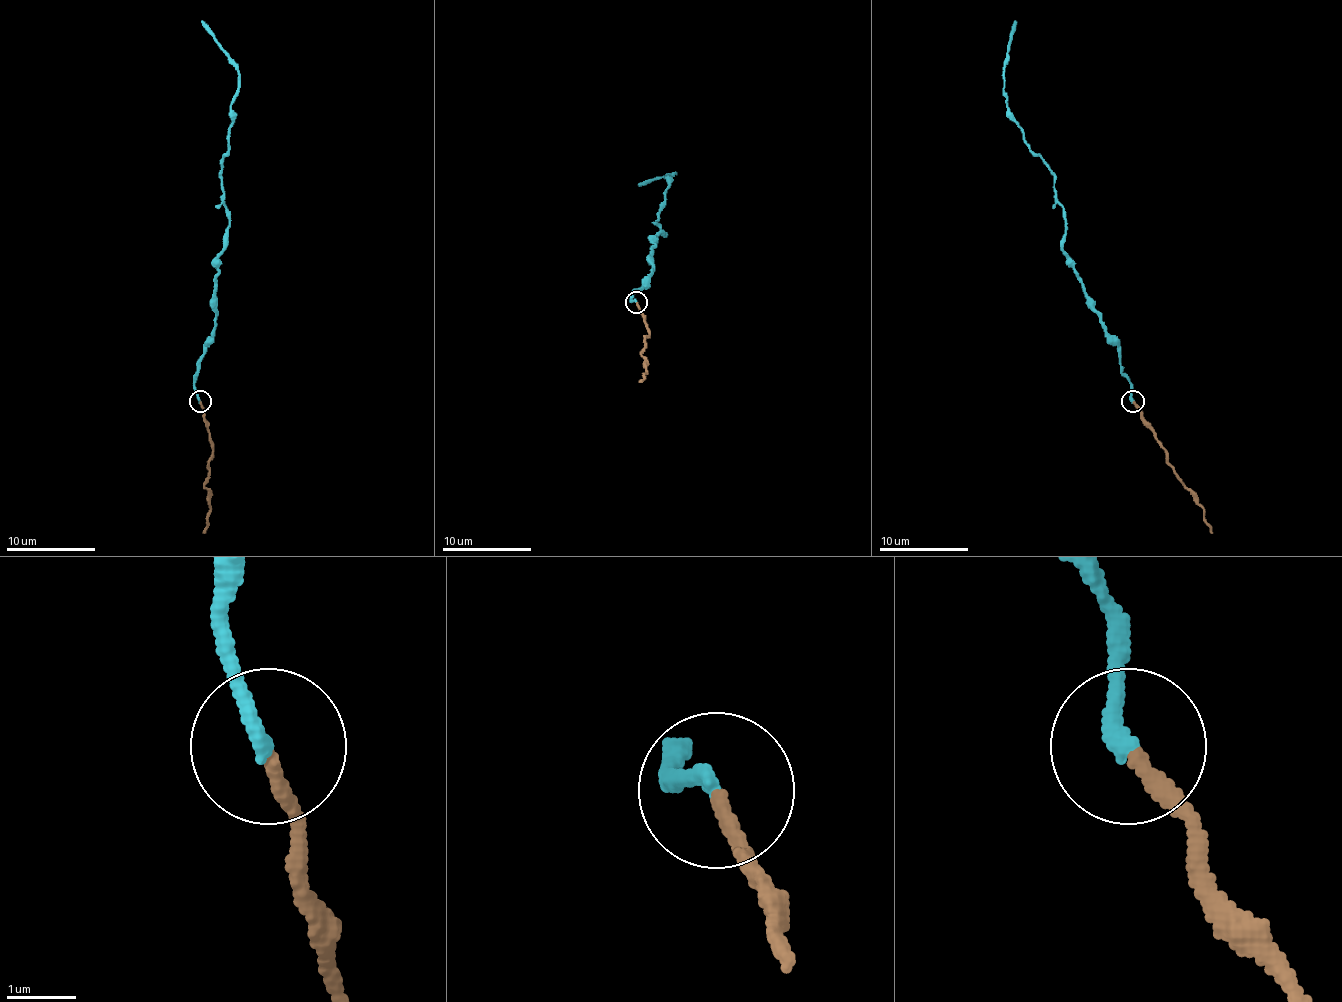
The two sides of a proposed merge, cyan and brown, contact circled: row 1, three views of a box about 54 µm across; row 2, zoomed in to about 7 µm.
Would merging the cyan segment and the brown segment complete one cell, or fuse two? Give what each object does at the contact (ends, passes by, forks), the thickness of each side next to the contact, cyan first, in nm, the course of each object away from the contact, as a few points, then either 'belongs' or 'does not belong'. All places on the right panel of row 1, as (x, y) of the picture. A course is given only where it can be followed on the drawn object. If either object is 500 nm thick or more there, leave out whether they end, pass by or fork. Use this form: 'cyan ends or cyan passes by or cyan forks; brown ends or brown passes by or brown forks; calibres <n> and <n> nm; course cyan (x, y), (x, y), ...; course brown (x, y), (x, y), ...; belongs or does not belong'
cyan ends; brown ends; calibres 240 and 220 nm; course cyan (1133, 401), (1118, 346), (1062, 248), (1064, 211), (1053, 173), (1029, 149), (1007, 106), (1004, 64), (1016, 20); course brown (1133, 401), (1140, 419), (1160, 446), (1175, 477), (1204, 510), (1206, 525), (1213, 532); belongs

